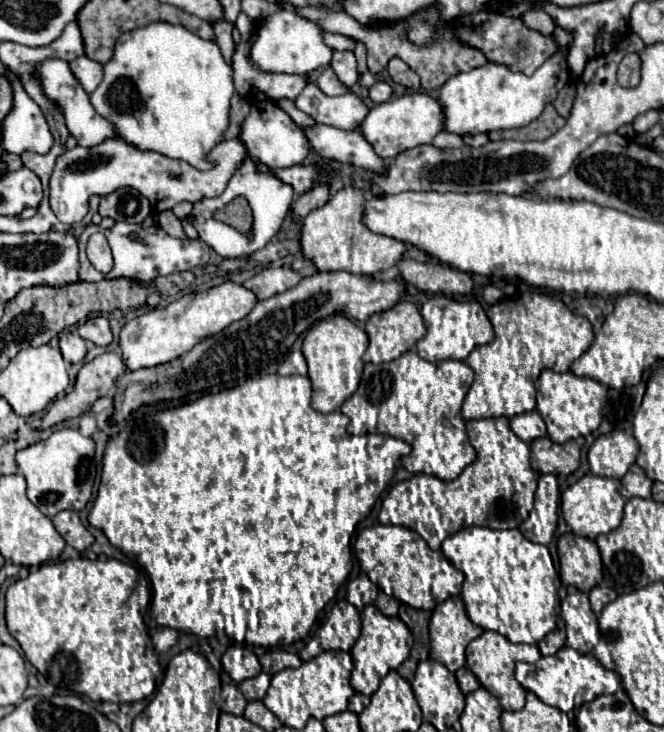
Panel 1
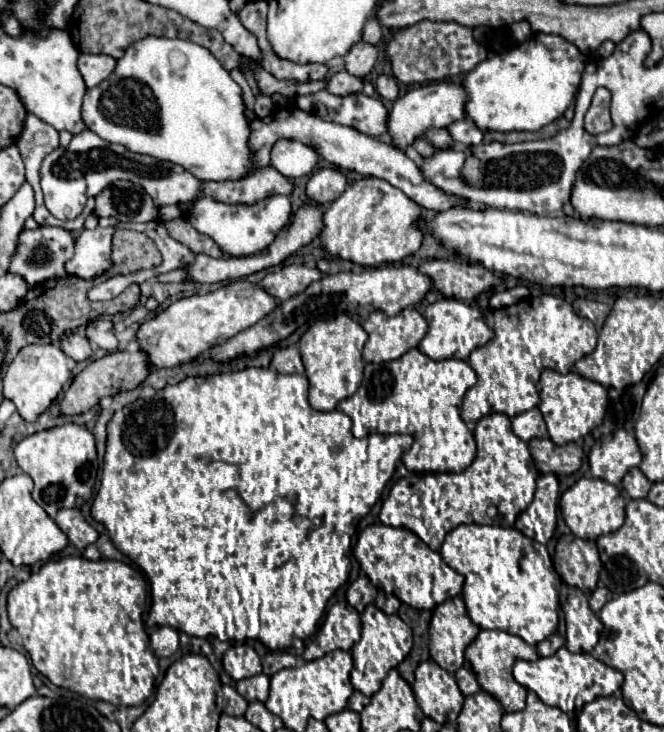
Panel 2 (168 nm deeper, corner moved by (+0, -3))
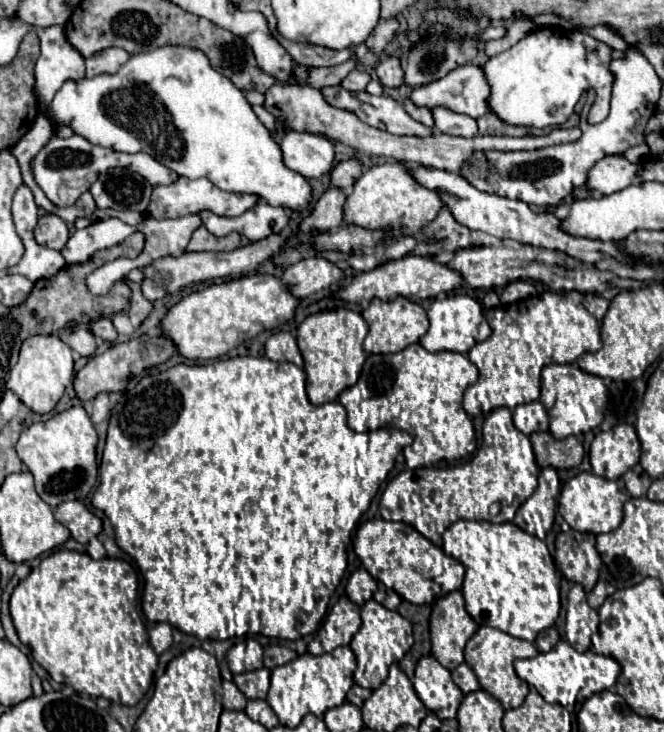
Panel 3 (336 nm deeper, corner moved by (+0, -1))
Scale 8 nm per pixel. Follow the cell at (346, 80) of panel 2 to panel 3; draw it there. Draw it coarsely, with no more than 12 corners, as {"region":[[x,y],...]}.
{"region":[[354,70],[342,82],[346,90],[364,90],[370,74]]}

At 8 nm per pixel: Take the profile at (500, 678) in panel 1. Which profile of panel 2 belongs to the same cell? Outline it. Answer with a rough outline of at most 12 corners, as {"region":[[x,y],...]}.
{"region":[[480,630],[466,666],[506,712],[526,706],[512,676],[520,660],[540,656],[518,636]]}

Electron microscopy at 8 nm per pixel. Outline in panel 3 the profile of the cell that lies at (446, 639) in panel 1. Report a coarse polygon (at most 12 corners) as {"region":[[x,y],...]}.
{"region":[[462,592],[438,598],[431,655],[448,670],[464,662],[478,624]]}

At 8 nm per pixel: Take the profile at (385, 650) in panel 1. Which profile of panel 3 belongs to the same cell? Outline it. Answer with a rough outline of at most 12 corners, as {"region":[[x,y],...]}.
{"region":[[376,600],[361,607],[354,680],[374,690],[412,647],[412,624]]}

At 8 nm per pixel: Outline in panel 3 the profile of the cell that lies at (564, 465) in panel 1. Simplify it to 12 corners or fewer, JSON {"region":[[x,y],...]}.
{"region":[[577,436],[530,440],[540,468],[574,468],[585,454]]}

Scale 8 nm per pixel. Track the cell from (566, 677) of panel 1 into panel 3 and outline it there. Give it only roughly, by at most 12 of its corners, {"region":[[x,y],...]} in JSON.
{"region":[[550,652],[514,660],[516,674],[546,702],[577,714],[610,690],[620,664],[576,652]]}

